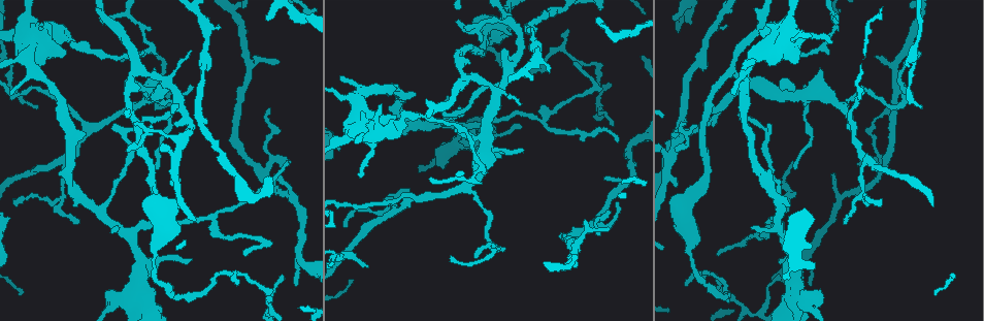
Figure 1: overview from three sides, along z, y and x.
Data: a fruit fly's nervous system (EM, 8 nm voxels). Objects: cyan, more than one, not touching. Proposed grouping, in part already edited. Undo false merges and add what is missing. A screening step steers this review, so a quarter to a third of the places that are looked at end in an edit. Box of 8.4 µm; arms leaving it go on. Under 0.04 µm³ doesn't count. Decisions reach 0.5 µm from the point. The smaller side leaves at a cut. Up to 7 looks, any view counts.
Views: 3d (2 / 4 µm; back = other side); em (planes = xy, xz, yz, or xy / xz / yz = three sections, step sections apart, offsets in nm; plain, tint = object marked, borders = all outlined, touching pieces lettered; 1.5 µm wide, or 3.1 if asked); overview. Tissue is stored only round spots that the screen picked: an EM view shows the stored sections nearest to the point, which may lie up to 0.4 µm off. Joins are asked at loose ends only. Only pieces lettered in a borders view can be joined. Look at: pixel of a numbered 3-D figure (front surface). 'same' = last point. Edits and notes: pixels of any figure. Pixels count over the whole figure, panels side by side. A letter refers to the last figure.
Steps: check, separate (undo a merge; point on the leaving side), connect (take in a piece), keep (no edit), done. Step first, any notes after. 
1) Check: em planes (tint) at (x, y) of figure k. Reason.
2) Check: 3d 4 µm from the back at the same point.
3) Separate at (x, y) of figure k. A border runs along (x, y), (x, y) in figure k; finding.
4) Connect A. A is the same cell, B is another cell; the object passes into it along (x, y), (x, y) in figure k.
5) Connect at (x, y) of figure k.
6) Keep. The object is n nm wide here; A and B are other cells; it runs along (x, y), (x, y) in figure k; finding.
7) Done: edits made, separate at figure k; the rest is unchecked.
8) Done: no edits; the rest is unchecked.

Check: em planes (borders) at (612, 124) of figure 1. Branch stops here.

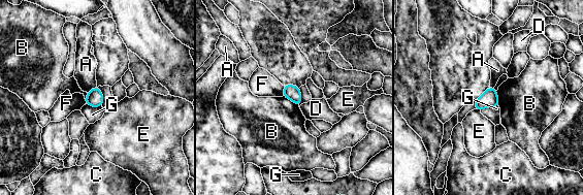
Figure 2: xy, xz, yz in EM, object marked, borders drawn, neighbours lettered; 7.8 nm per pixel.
Keep. The object is 120 nm wide here; A, B, C, D, E, F and G are other cells; a border runs along (284, 95), (298, 105) in figure 2; no lettered piece goes on from it.

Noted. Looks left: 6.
Check: 3d 4 µm at (127, 151) of figure 1. Free end.

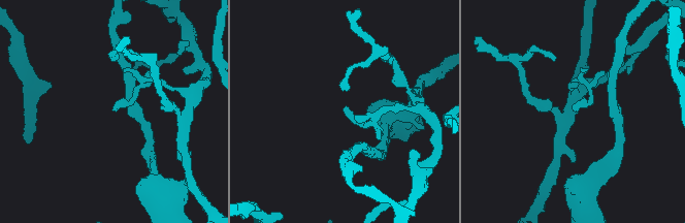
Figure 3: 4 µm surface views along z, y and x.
Check: em planes (borders) at (345, 109) of figure 3. Now the EM.

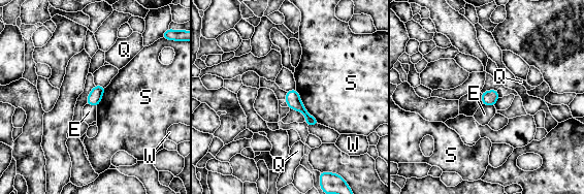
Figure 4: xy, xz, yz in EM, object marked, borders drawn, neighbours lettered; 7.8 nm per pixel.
Keep. E, Q, S and W are other cells; a border runs along (482, 103), (493, 105) in figure 4; no lettered piece goes on from it.

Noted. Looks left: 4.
Check: 3d 2 µm at (462, 71) of figure 1. Three arms meet.

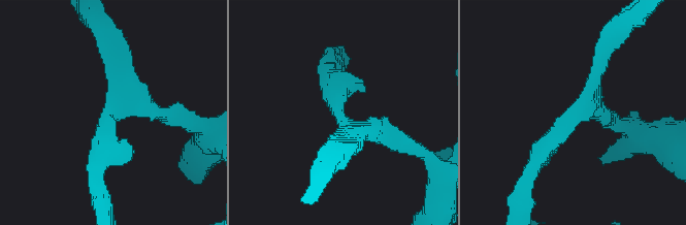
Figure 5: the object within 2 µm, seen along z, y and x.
Check: em xz step 8 (tint) at (569, 122) of figure 5. Now the EM.

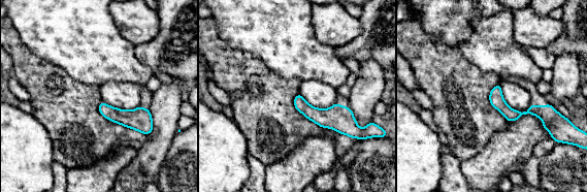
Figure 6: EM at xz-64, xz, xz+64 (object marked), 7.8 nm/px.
Check: em planes (borders) at the same point.

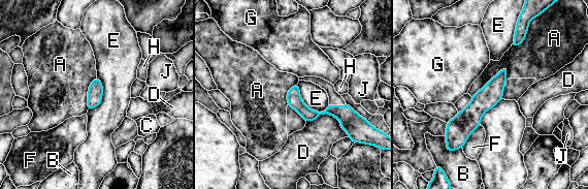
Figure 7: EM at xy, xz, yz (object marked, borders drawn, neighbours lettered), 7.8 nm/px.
Keep. A, B, C, D, E, F, G, H and J are other cells; one cell here.

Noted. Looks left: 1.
Done: no edits; the rest is unchecked.

